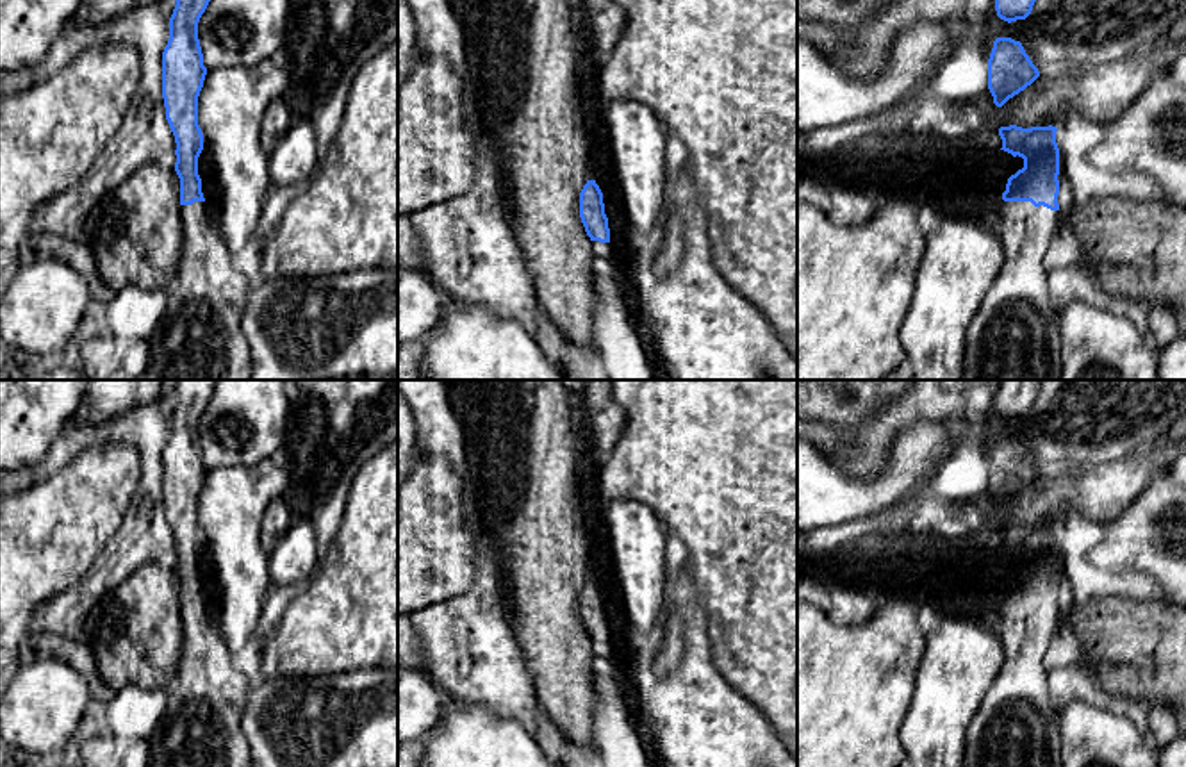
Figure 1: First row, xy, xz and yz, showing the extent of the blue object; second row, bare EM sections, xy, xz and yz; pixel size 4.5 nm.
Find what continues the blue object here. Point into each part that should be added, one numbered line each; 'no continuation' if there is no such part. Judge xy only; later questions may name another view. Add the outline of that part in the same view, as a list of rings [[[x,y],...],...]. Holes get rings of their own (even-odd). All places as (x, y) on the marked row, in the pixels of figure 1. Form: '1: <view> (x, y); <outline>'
1: xy (198, 338); [[[205,202],[180,205],[184,255],[168,284],[168,301],[150,337],[150,359],[144,380],[251,380],[251,355],[241,328],[241,312],[248,300],[250,280],[237,271],[232,255],[209,221]]]

